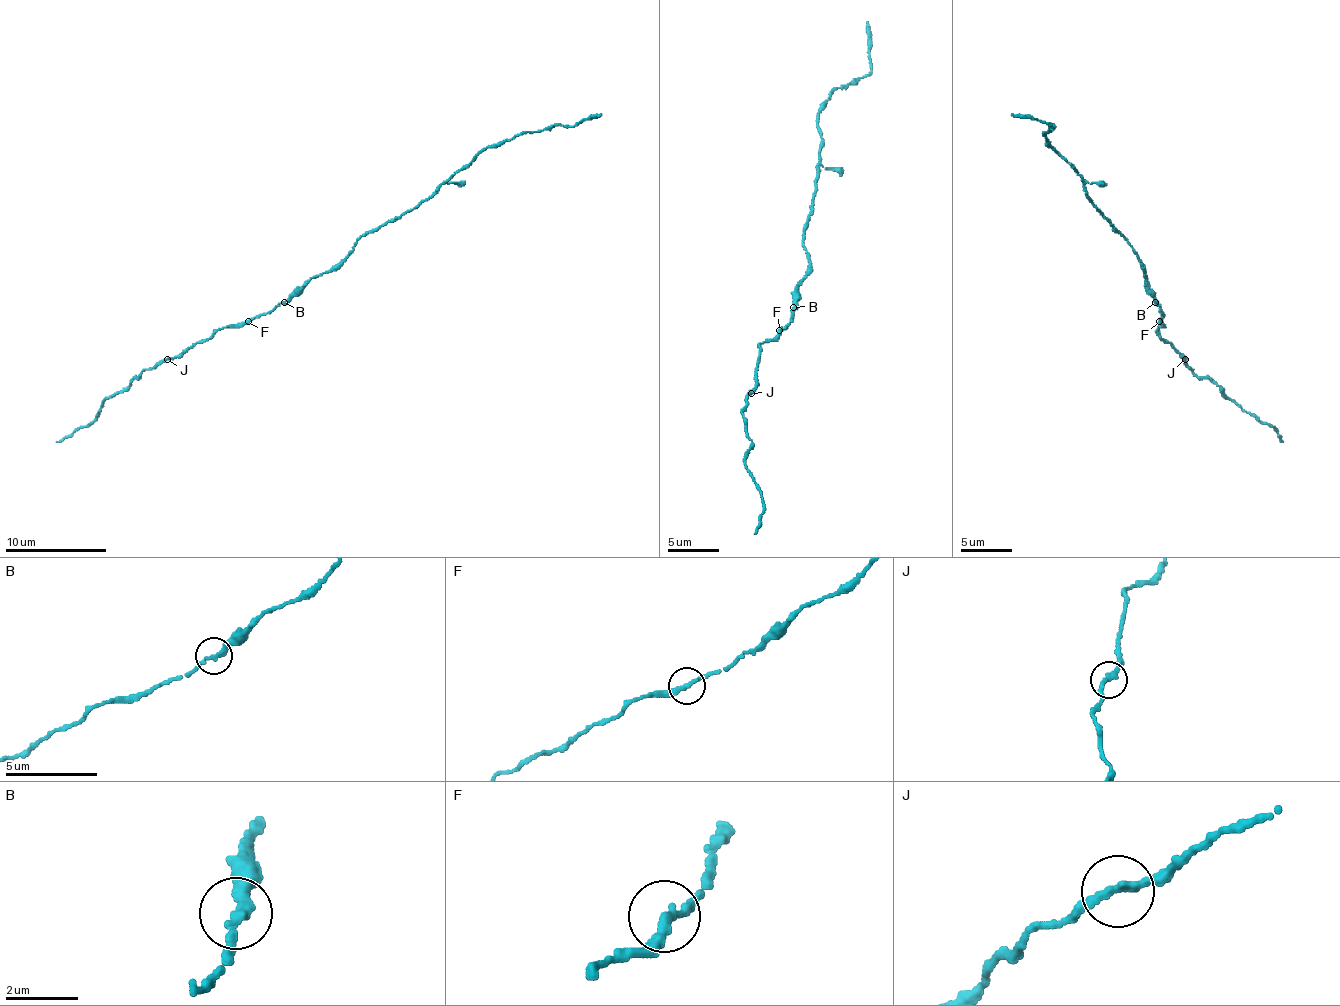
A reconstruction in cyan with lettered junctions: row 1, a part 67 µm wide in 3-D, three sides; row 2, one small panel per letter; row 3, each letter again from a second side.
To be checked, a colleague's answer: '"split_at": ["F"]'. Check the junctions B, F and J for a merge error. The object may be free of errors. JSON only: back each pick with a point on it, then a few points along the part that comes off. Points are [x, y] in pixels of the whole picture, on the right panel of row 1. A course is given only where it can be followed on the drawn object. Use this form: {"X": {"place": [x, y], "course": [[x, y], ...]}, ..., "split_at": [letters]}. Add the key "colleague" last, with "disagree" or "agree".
{"split_at": [], "colleague": "disagree"}

